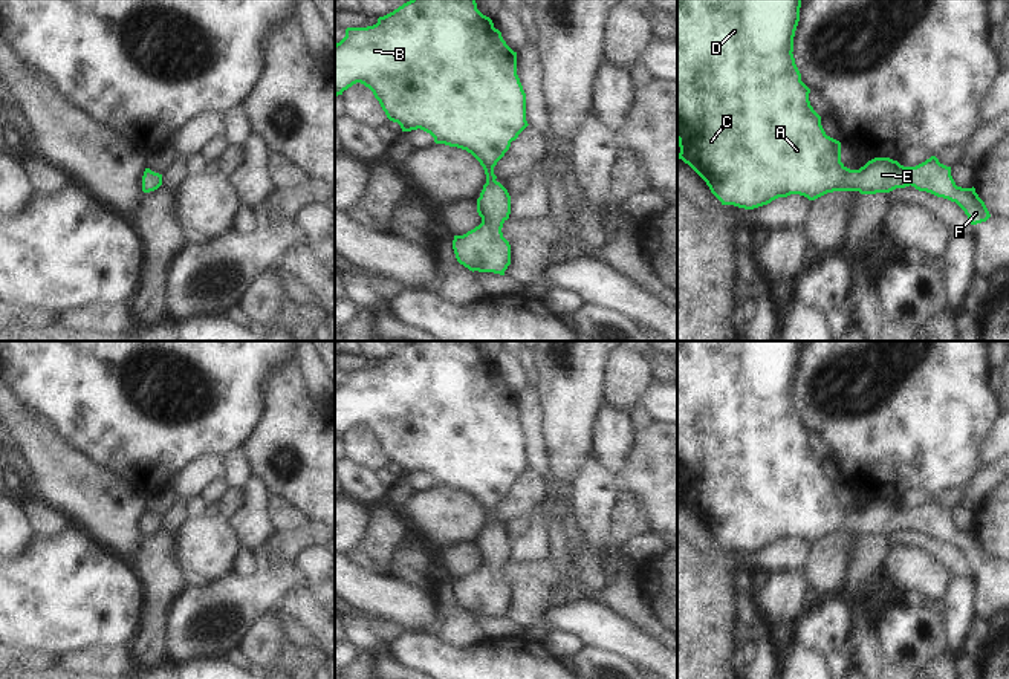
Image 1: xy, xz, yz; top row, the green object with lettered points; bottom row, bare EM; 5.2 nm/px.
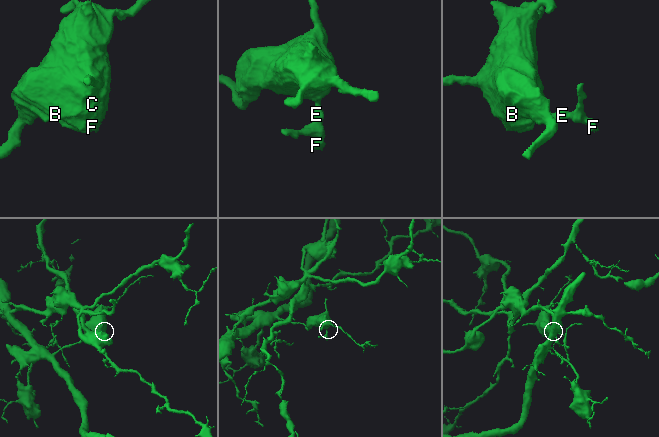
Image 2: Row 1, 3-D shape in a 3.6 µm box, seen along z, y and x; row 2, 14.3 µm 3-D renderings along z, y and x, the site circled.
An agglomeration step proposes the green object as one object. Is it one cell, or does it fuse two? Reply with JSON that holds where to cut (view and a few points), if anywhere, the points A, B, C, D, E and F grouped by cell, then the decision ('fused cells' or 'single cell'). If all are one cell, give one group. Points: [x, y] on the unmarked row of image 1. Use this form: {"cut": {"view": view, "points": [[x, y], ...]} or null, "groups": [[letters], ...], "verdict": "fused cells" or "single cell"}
{"cut": null, "groups": [["A", "B", "C", "D", "E", "F"]], "verdict": "single cell"}

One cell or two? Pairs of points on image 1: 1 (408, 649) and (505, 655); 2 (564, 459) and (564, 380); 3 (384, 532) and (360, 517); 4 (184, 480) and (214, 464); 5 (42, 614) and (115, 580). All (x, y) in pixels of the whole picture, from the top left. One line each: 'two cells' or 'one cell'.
1: one cell
2: one cell
3: two cells
4: one cell
5: one cell

